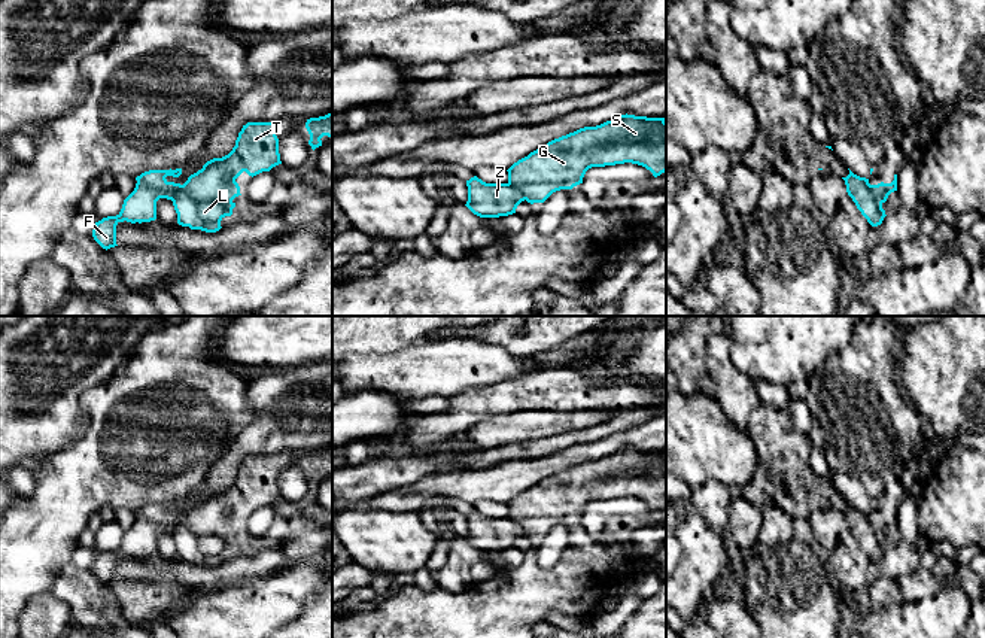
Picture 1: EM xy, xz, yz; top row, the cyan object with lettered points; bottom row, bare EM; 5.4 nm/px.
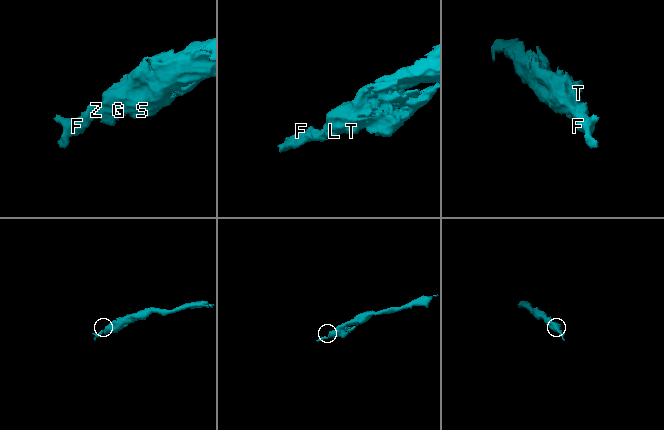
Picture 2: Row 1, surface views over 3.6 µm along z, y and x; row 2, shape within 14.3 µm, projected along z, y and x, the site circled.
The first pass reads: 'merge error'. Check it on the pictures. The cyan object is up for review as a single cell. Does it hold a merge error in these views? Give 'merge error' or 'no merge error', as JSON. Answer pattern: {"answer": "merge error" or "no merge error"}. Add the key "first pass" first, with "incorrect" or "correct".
{"first pass": "correct", "answer": "merge error"}

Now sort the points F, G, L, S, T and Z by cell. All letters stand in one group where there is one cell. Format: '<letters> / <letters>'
F Z / G L S T

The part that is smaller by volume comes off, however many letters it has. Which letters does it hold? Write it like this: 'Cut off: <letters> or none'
Cut off: F, Z

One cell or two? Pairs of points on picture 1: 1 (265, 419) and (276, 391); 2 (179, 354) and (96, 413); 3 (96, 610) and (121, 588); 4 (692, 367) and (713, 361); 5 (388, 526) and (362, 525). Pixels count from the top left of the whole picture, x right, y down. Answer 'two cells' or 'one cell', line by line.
1: one cell
2: one cell
3: two cells
4: two cells
5: one cell

